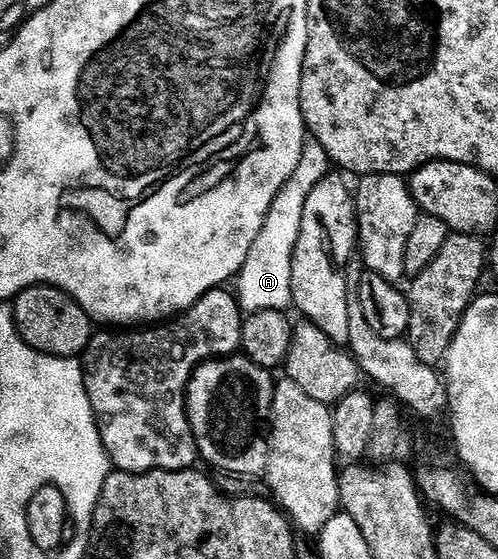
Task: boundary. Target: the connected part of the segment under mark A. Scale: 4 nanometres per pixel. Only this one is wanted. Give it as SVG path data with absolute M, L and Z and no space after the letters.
M306 140L301 146L299 167L295 167L291 179L287 179L271 203L267 219L259 235L255 235L255 243L251 243L251 251L235 278L235 296L246 314L272 309L285 311L293 305L291 263L295 243L299 239L299 227L303 223L303 207L307 203L307 195L311 195L311 191L315 191L317 184L329 176L330 172L331 162L327 151L323 151L318 141Z

